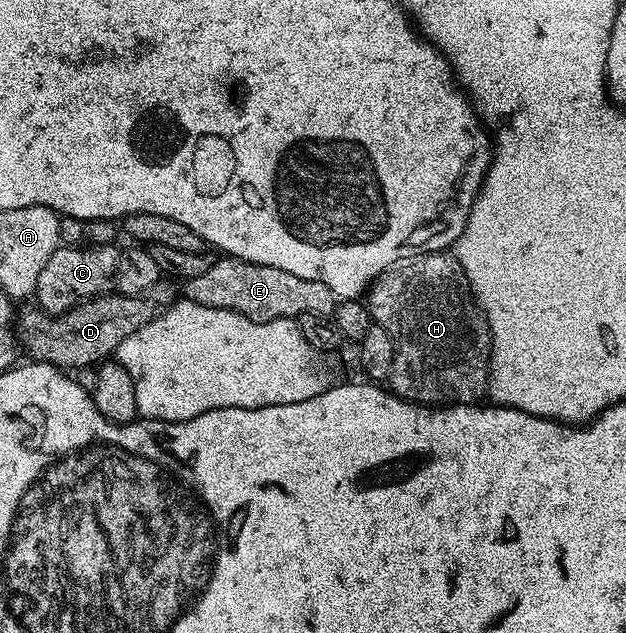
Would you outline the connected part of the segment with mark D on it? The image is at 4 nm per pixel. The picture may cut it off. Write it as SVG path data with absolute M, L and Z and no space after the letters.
M170 280L161 283L163 302L155 296L128 296L111 292L101 294L99 298L83 300L70 310L53 316L41 308L26 310L23 314L21 311L16 318L17 341L21 349L22 346L26 349L27 359L47 362L63 372L75 372L74 370L82 370L90 365L93 367L109 359L119 344L132 336L132 332L151 322L163 309L164 303L173 303L180 294L179 287L177 290L174 286L177 285Z

